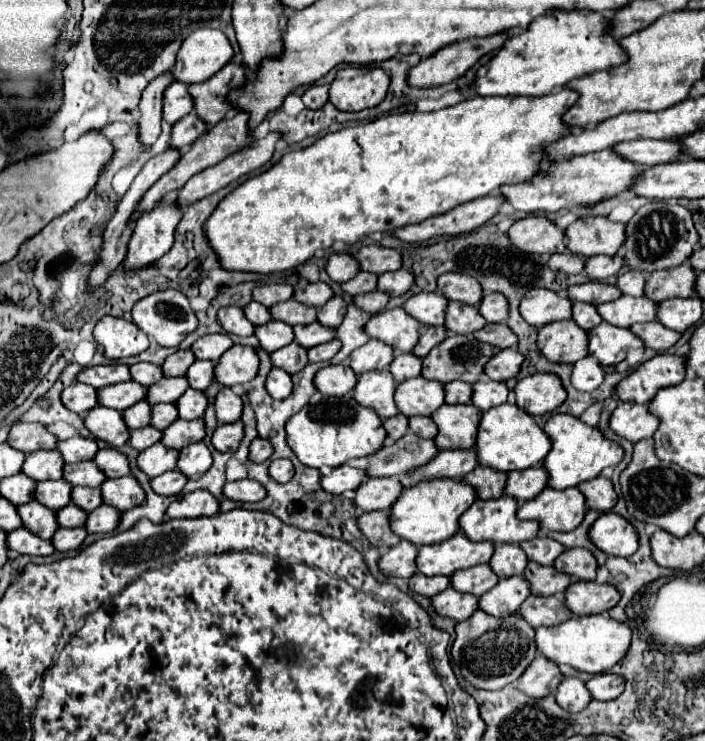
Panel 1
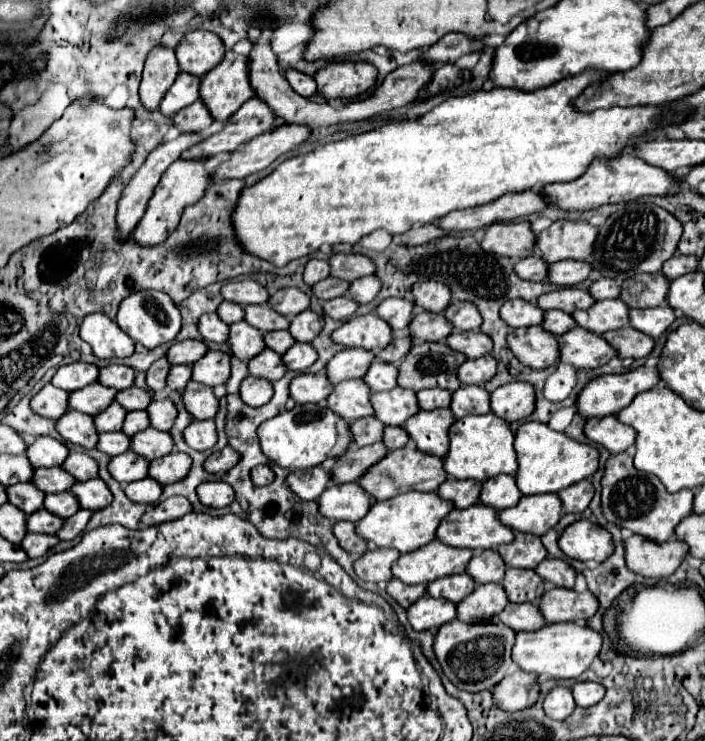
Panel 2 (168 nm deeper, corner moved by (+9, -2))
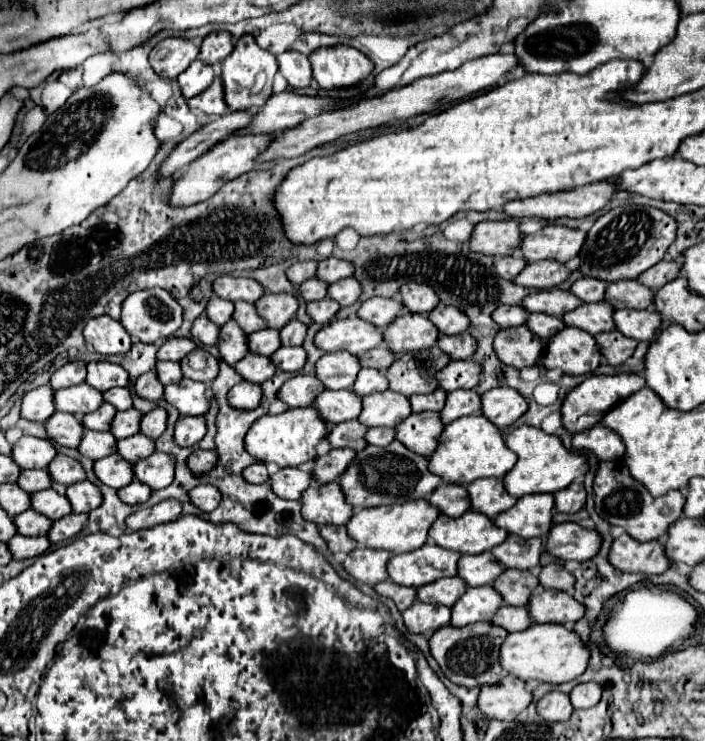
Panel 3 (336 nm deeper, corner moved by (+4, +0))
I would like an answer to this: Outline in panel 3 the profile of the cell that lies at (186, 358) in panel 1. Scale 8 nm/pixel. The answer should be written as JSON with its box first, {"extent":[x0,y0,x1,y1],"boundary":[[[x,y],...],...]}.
{"extent":[135,369,165,401],"boundary":[[[155,369],[141,375],[135,383],[135,389],[137,389],[137,395],[141,395],[145,399],[151,399],[151,401],[159,401],[163,397],[163,391],[165,391],[163,383],[159,383],[159,379],[157,379]]]}

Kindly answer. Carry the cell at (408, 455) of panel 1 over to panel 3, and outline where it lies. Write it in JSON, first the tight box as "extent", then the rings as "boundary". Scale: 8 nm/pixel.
{"extent":[313,449,357,485],"boundary":[[[333,449],[331,453],[317,457],[317,463],[313,469],[315,481],[325,485],[325,483],[339,479],[347,471],[347,467],[355,459],[355,455],[357,455],[357,451],[353,451],[353,449]]]}

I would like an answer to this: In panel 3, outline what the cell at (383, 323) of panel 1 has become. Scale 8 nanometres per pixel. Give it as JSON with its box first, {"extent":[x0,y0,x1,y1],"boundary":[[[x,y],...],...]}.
{"extent":[315,315,383,355],"boundary":[[[357,315],[343,321],[335,319],[315,335],[315,345],[323,351],[349,351],[353,355],[361,355],[383,341],[383,331]]]}

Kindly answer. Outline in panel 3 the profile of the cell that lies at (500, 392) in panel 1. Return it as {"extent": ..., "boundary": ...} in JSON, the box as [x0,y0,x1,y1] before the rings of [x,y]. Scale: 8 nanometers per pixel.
{"extent":[441,389,481,425],"boundary":[[[457,389],[447,393],[447,403],[441,411],[441,421],[447,425],[463,415],[481,413],[481,395],[475,389]]]}

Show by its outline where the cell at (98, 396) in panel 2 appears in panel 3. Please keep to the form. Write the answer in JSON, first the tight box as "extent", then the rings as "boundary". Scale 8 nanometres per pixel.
{"extent":[55,383,103,417],"boundary":[[[87,383],[55,391],[55,409],[67,411],[67,413],[71,413],[69,409],[75,409],[77,417],[83,417],[99,409],[101,403],[103,403],[103,393],[99,389],[93,389]]]}

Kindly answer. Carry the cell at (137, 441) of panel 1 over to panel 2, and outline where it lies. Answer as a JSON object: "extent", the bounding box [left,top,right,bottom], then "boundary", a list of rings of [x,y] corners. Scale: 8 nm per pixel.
{"extent":[98,431,130,457],"boundary":[[[122,431],[116,433],[102,433],[98,435],[98,451],[114,457],[120,453],[126,453],[130,447],[130,437],[126,437]]]}

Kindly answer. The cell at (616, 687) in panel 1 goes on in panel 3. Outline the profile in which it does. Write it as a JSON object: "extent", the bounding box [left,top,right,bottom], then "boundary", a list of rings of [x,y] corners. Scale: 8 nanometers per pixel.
{"extent":[569,681,603,709],"boundary":[[[593,681],[581,683],[581,685],[577,685],[577,687],[569,693],[569,695],[571,695],[571,705],[573,705],[575,709],[593,707],[593,705],[597,705],[597,703],[601,701],[601,693],[603,693],[603,689],[601,689],[599,683],[593,683]]]}

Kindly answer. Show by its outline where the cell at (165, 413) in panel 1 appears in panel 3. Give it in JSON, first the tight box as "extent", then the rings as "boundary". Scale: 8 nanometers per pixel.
{"extent":[111,409,143,439],"boundary":[[[137,409],[119,411],[115,415],[115,421],[111,423],[111,433],[115,435],[115,439],[125,439],[125,437],[131,437],[131,435],[137,435],[141,417],[143,417],[143,413],[137,411]]]}

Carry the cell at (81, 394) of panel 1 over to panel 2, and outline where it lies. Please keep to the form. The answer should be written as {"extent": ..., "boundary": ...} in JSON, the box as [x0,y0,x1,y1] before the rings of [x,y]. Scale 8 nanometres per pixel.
{"extent":[30,383,68,419],"boundary":[[[48,383],[30,399],[30,409],[42,417],[58,419],[68,409],[68,393]]]}

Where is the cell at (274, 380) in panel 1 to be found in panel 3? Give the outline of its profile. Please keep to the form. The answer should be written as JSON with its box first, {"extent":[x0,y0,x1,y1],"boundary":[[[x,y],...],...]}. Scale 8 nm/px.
{"extent":[227,381,263,409],"boundary":[[[241,381],[231,389],[227,397],[229,397],[229,403],[237,409],[255,409],[263,399],[263,389],[257,383]]]}

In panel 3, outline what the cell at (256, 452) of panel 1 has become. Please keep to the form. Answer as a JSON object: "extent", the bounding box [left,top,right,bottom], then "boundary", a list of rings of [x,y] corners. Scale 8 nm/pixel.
{"extent":[187,449,219,475],"boundary":[[[213,449],[213,451],[195,451],[189,459],[187,459],[187,465],[193,473],[197,475],[203,475],[203,473],[209,473],[211,469],[215,469],[215,465],[219,463],[219,453]]]}

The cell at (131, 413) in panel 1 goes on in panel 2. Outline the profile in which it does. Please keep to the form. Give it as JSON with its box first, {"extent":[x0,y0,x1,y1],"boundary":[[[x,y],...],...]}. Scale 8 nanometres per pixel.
{"extent":[94,403,126,433],"boundary":[[[110,403],[108,409],[104,409],[102,413],[98,413],[94,417],[94,425],[98,433],[106,433],[106,431],[120,431],[122,429],[122,421],[126,417],[126,411],[118,405],[118,403]]]}

